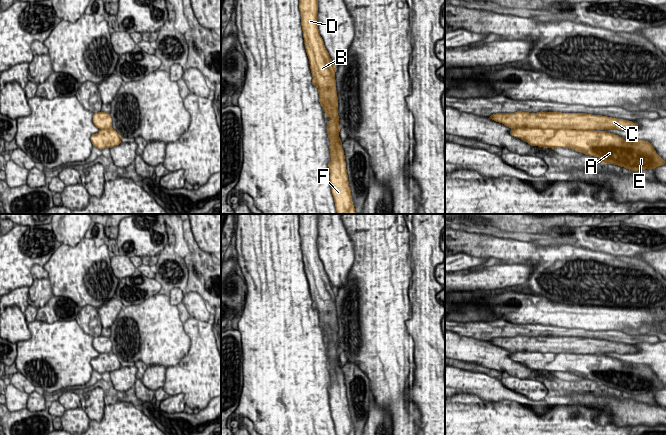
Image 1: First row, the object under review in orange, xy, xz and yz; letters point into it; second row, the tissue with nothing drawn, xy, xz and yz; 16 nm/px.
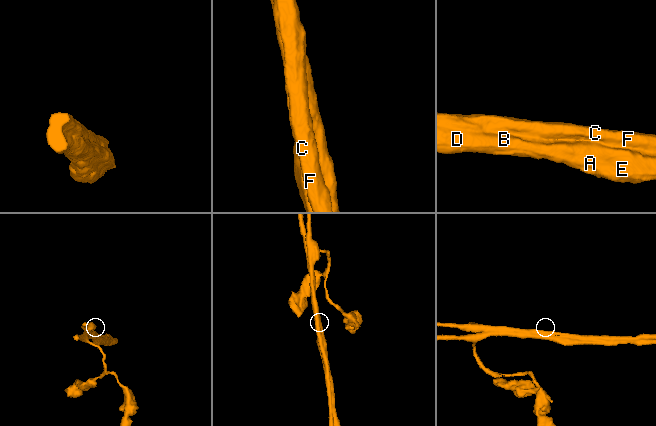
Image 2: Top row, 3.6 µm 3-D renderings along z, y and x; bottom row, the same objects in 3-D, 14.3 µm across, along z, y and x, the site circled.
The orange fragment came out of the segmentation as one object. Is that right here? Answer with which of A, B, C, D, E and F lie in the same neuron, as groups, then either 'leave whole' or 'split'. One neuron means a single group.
A B D E / C F; split

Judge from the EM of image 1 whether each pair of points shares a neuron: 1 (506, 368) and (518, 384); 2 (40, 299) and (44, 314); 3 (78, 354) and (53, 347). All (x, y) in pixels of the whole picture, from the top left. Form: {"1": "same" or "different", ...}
{"1": "different", "2": "different", "3": "same"}

